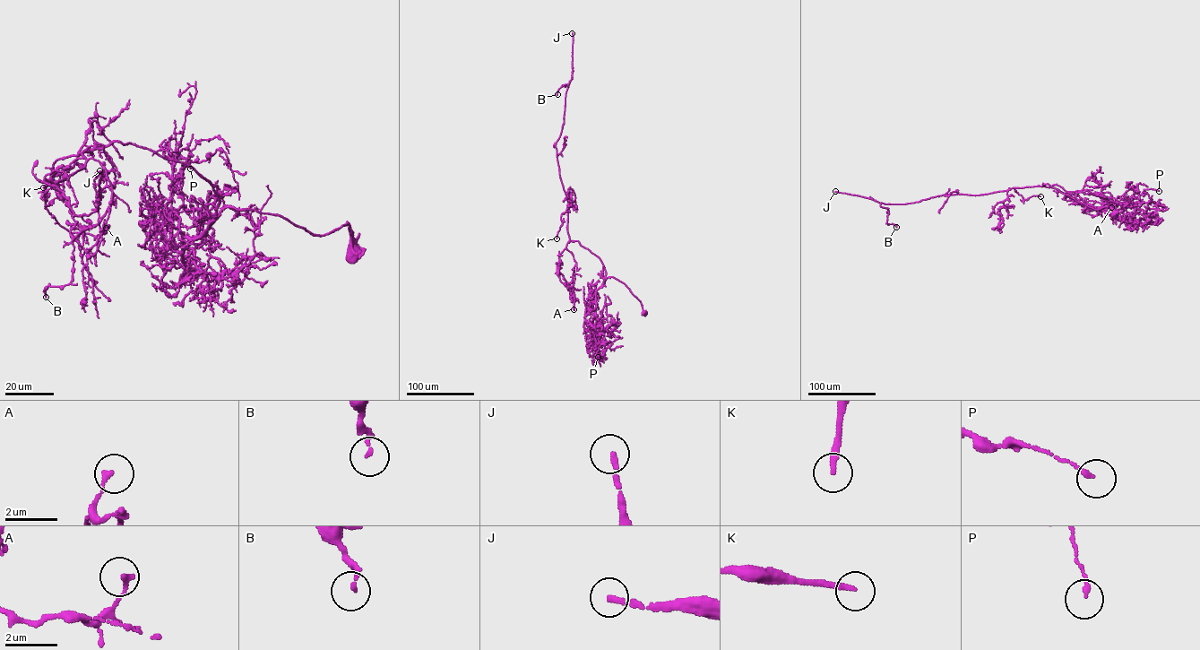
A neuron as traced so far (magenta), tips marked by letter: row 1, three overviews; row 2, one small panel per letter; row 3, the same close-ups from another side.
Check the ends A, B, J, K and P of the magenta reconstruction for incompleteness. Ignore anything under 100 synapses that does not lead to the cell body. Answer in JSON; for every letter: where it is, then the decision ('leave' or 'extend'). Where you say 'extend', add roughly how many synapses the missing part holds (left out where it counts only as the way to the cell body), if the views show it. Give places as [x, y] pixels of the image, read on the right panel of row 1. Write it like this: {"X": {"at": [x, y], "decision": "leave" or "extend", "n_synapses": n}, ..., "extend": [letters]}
{"A": {"at": [1111, 207], "decision": "leave"}, "B": {"at": [896, 227], "decision": "leave"}, "J": {"at": [835, 191], "decision": "extend", "n_synapses": 1000}, "K": {"at": [1040, 196], "decision": "extend", "n_synapses": 140}, "P": {"at": [1159, 191], "decision": "leave"}, "extend": ["J", "K"]}

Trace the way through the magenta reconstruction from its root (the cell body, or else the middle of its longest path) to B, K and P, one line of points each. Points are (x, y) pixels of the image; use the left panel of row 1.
B: (352, 250), (348, 224), (216, 216), (191, 166), (111, 141), (39, 181), (99, 214), (46, 297)
K: (352, 250), (348, 224), (216, 216), (191, 166), (131, 142), (73, 161), (64, 200), (43, 187)
P: (352, 250), (348, 224), (314, 235), (226, 207), (178, 251), (167, 212), (190, 168)

